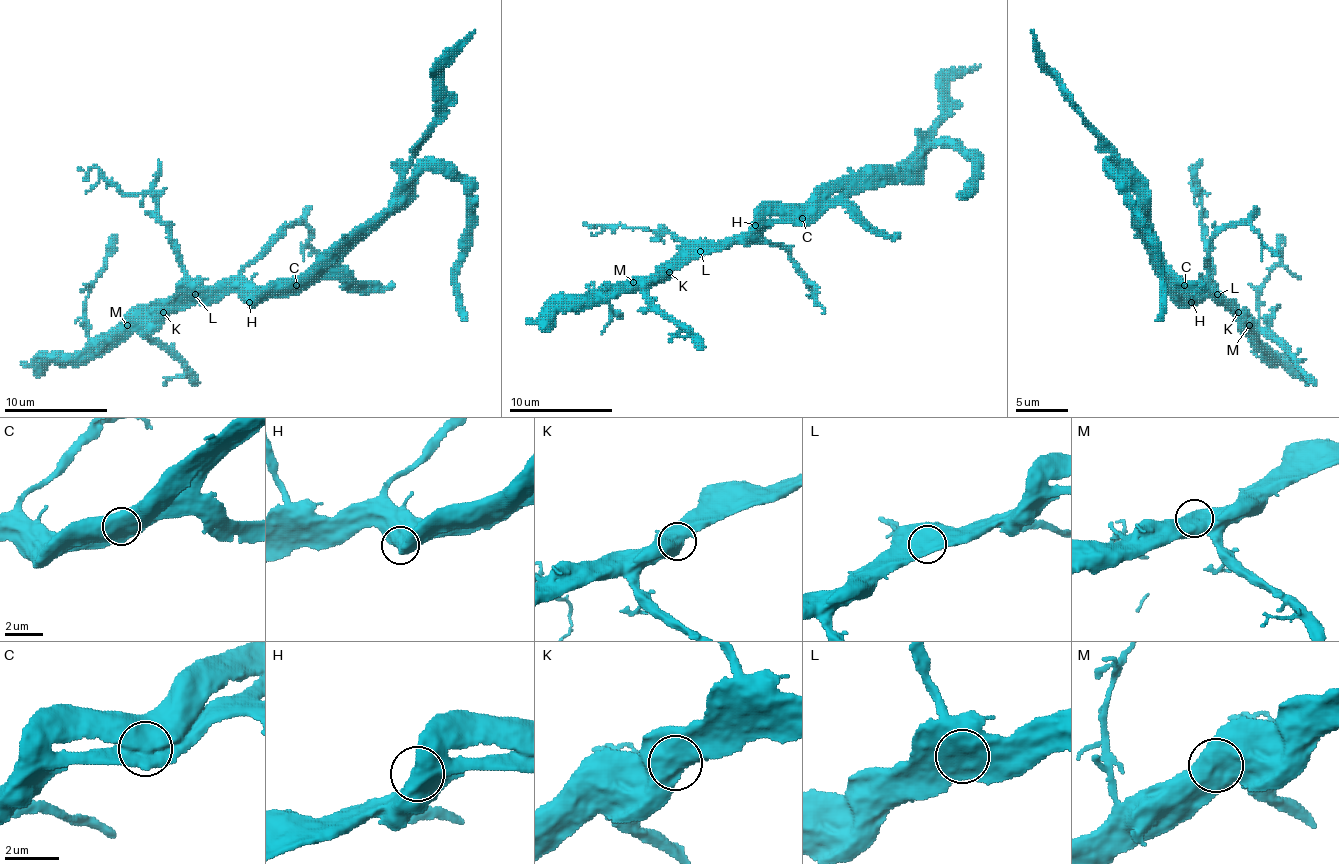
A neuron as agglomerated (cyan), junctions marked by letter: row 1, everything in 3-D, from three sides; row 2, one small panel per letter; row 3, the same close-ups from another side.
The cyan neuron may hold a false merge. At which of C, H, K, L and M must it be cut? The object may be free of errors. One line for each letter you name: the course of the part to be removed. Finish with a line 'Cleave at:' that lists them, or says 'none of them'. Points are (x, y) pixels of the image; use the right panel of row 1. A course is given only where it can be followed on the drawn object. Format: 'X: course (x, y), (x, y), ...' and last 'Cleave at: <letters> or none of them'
Cleave at: none of them

